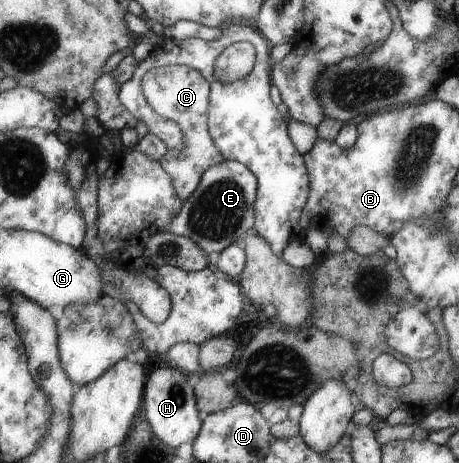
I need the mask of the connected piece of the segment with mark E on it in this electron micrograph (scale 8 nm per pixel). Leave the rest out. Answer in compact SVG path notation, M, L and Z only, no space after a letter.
M225 159L202 174L201 184L194 190L193 196L184 200L185 204L182 206L181 212L163 231L190 238L207 255L210 252L222 253L228 246L240 243L254 226L254 220L257 217L254 214L254 202L257 200L258 191L258 177L246 163Z

